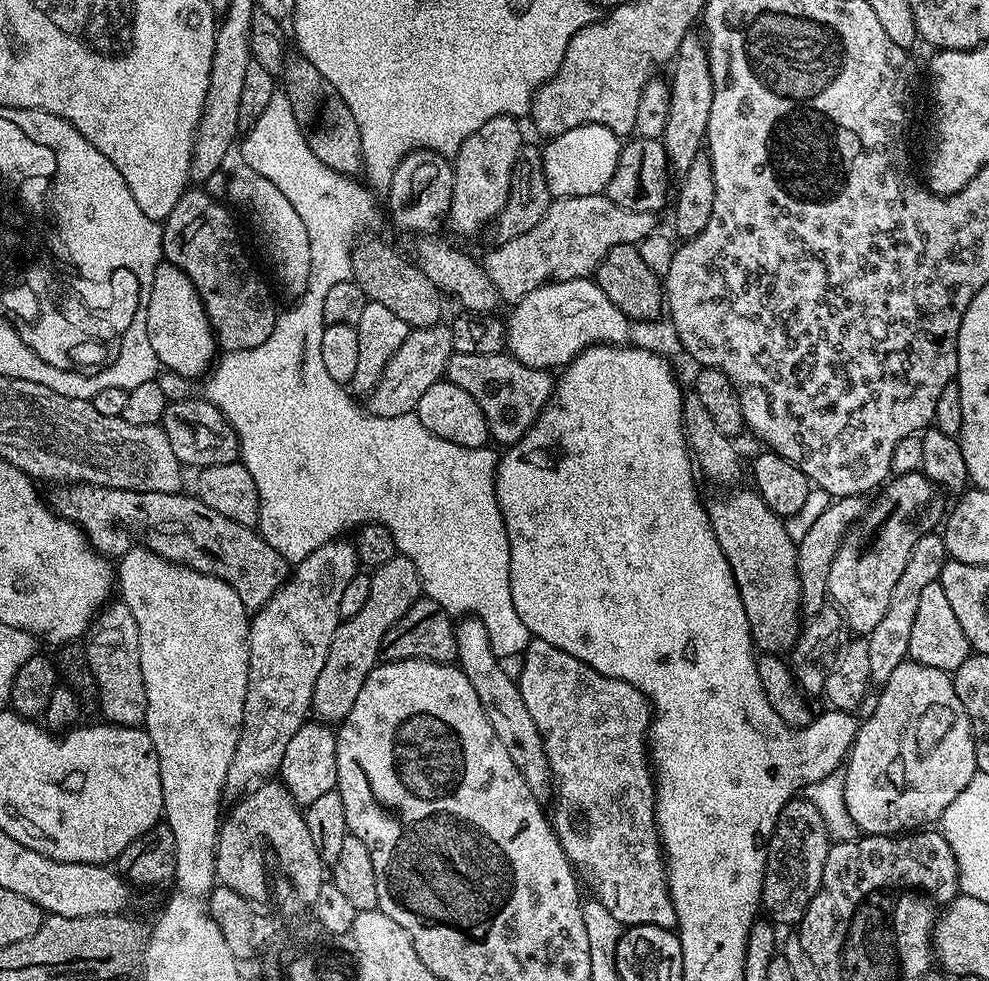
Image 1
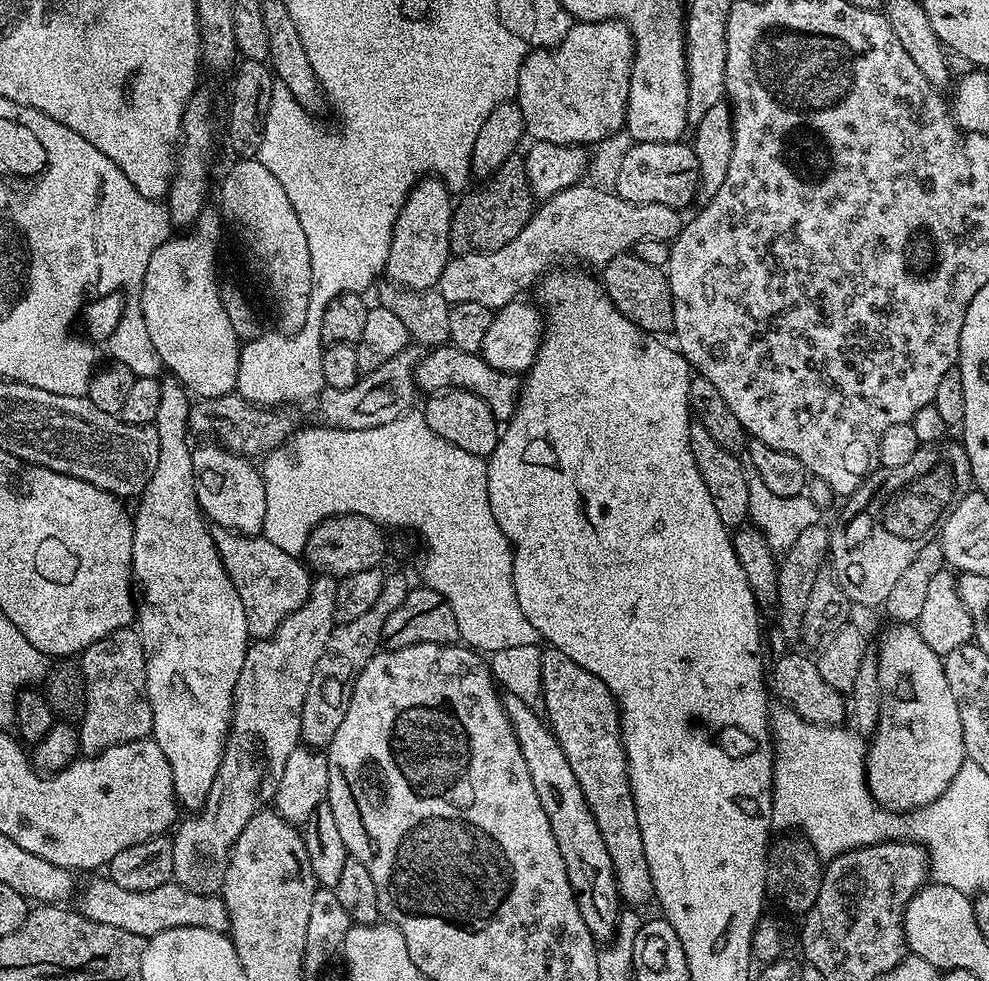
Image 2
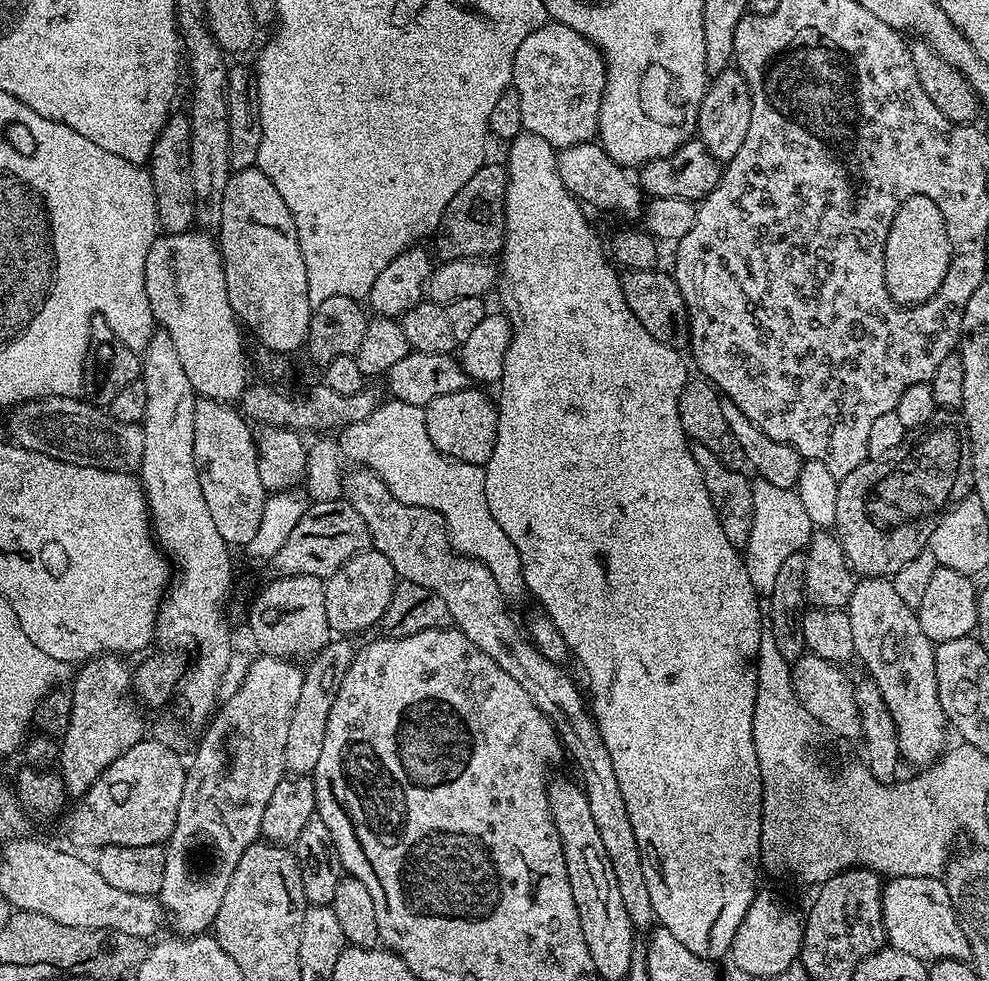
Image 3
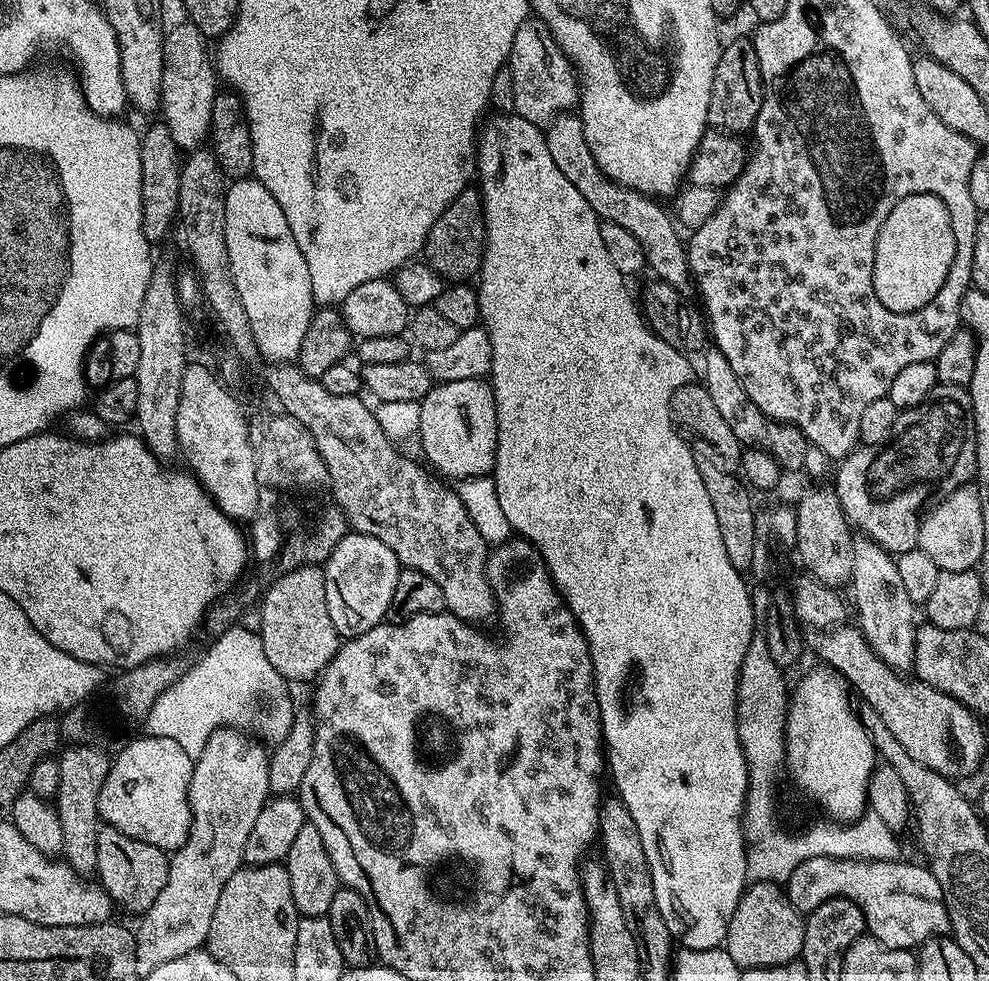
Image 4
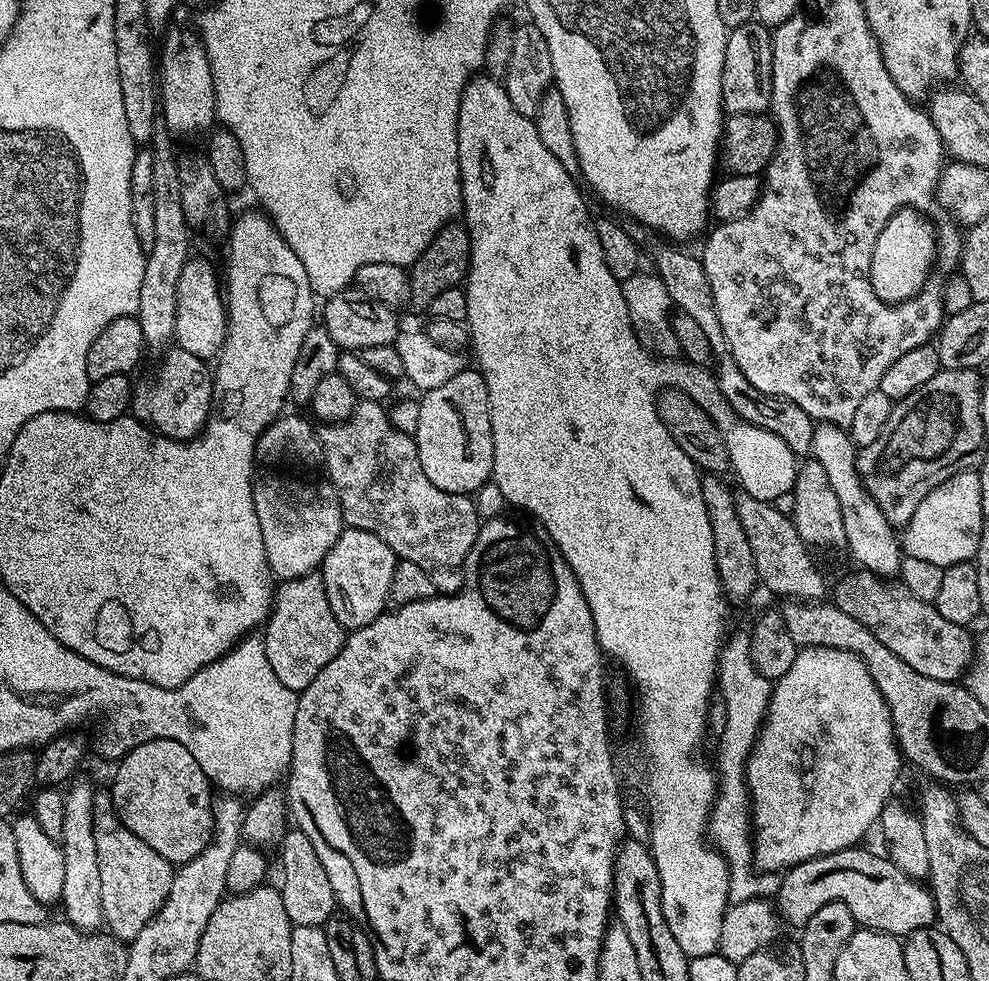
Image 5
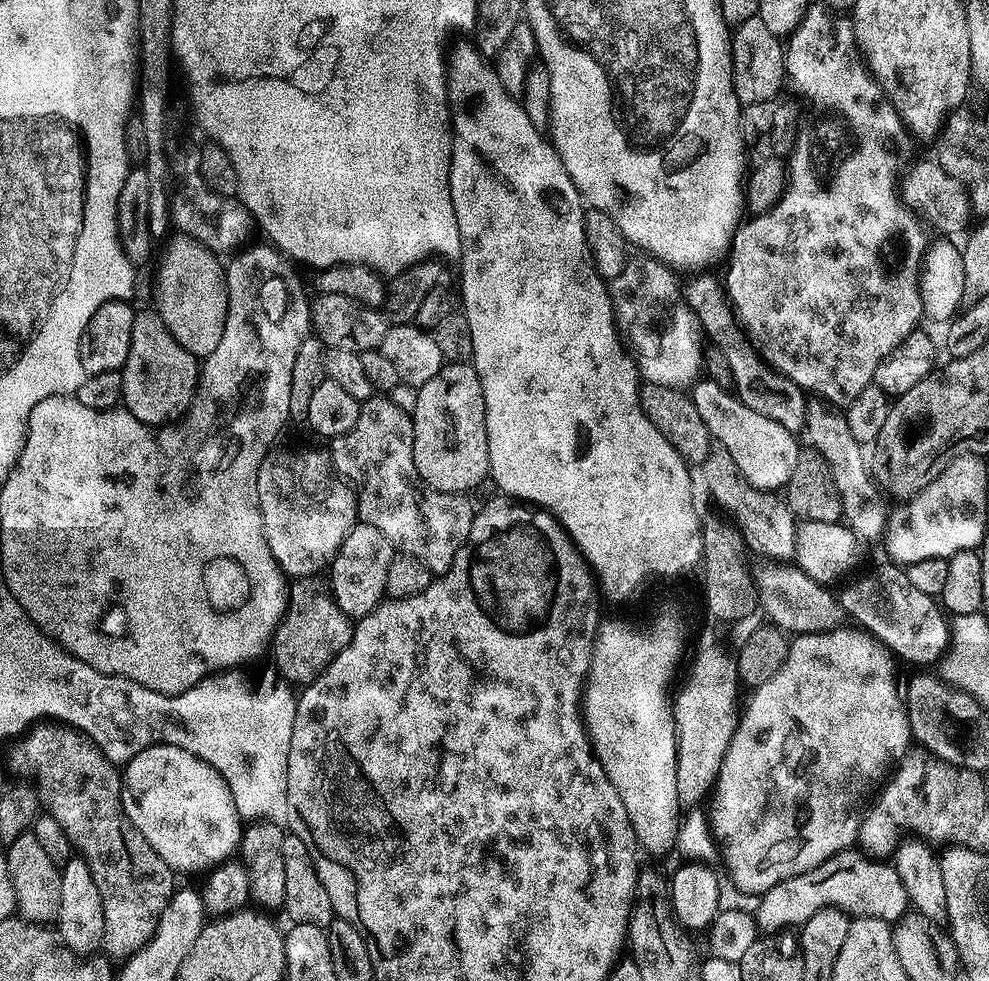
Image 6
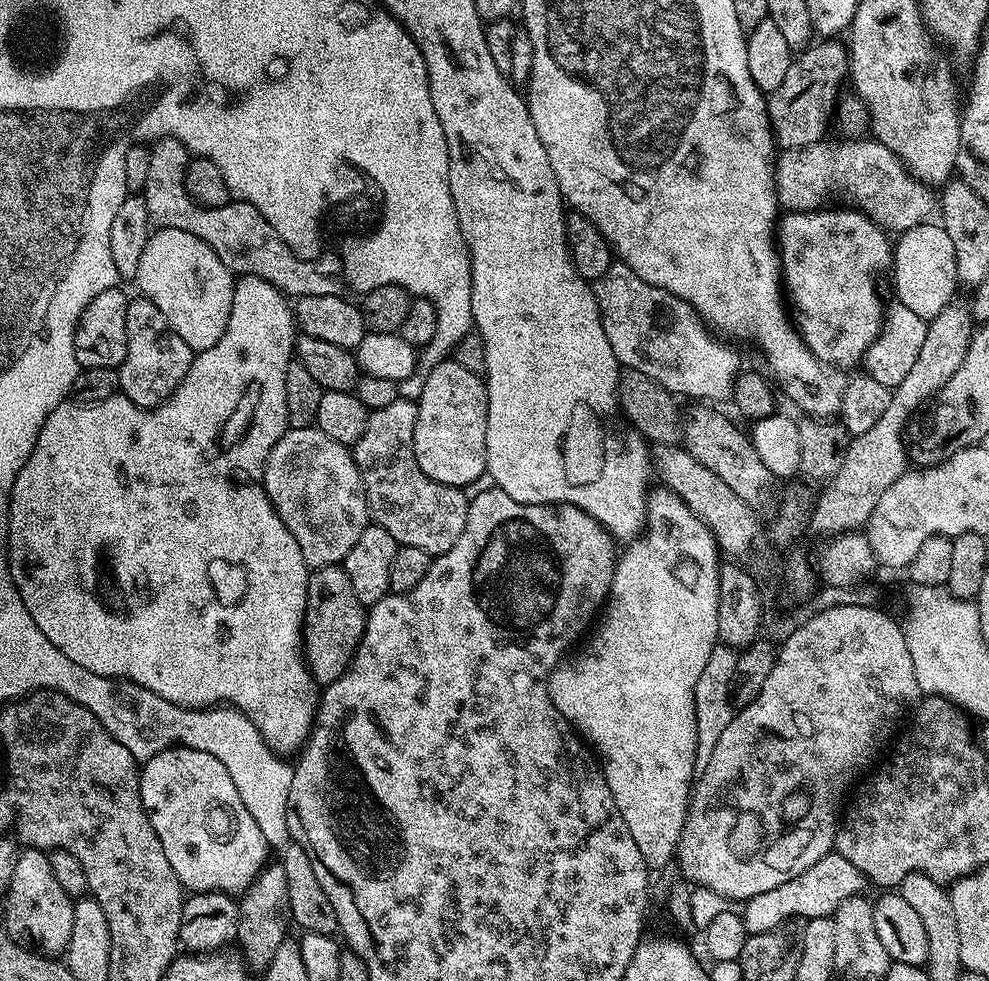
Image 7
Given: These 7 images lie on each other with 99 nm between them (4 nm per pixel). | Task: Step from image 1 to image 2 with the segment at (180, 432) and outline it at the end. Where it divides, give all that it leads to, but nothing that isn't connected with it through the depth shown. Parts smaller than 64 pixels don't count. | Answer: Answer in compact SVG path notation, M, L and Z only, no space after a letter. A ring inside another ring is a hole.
M238 394L197 399L192 404L192 413L188 416L188 426L193 433L201 432L201 437L215 437L223 447L237 456L256 458L281 447L297 431L296 416L288 406L261 406L244 400Z

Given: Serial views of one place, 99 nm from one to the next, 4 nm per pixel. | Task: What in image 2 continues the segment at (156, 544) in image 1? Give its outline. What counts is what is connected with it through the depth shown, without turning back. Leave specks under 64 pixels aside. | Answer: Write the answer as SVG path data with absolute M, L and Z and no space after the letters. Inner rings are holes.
M220 530L215 533L214 539L222 566L230 582L234 582L238 598L242 598L249 637L273 636L280 623L307 602L313 582L309 569L297 557L286 554L286 550L278 550L278 546L274 546L274 542L267 540L263 534L243 536L240 532Z

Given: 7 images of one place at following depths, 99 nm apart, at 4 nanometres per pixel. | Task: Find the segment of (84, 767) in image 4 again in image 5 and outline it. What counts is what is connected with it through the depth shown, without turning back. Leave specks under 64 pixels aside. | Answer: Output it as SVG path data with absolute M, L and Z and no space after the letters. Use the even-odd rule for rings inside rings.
M91 784L70 785L63 793L65 813L63 815L60 848L64 852L64 885L59 899L64 904L63 919L80 932L97 931L104 924L102 914L102 874L98 870L98 850L94 847L94 802L98 792Z

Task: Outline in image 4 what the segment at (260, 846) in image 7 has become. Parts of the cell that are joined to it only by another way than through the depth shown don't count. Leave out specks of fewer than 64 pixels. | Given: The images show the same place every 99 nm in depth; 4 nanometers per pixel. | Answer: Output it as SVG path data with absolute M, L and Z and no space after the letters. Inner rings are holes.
M147 734L129 740L117 752L98 794L101 821L138 842L150 842L169 854L176 852L186 842L192 825L188 787L194 758L171 738Z

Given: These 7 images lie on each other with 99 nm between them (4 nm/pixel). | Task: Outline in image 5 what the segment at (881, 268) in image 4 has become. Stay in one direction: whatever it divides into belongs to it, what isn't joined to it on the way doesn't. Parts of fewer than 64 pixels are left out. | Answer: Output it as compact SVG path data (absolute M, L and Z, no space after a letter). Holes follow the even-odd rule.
M915 207L901 208L894 213L886 226L879 232L878 240L874 246L874 255L871 258L871 286L878 298L888 304L905 303L917 295L928 282L927 276L931 275L937 248L937 233L933 221L924 218L919 209Z

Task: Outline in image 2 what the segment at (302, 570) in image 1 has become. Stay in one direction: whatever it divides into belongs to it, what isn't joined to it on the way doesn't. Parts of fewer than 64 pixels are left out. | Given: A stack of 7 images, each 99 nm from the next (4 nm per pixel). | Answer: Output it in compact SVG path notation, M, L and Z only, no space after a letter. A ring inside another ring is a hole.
M317 575L313 579L307 602L294 610L294 614L286 617L273 636L265 636L248 645L248 653L242 662L242 674L238 674L238 682L232 695L232 720L228 723L224 753L214 782L198 811L189 815L192 816L189 820L181 819L175 829L176 836L171 837L174 846L172 880L188 892L214 896L223 889L226 866L238 834L242 834L246 822L250 822L250 818L254 818L254 814L267 805L264 803L267 800L269 803L276 795L278 778L282 778L282 766L286 766L286 758L301 743L302 702L306 698L306 690L310 690L310 678L318 666L318 658L322 658L322 650L326 650L326 642L333 628L338 623L337 583L335 576Z

